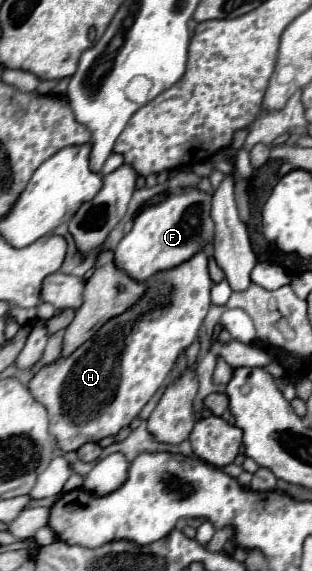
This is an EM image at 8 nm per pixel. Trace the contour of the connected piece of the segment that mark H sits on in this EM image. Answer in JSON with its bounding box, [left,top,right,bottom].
[28,251,212,451]

